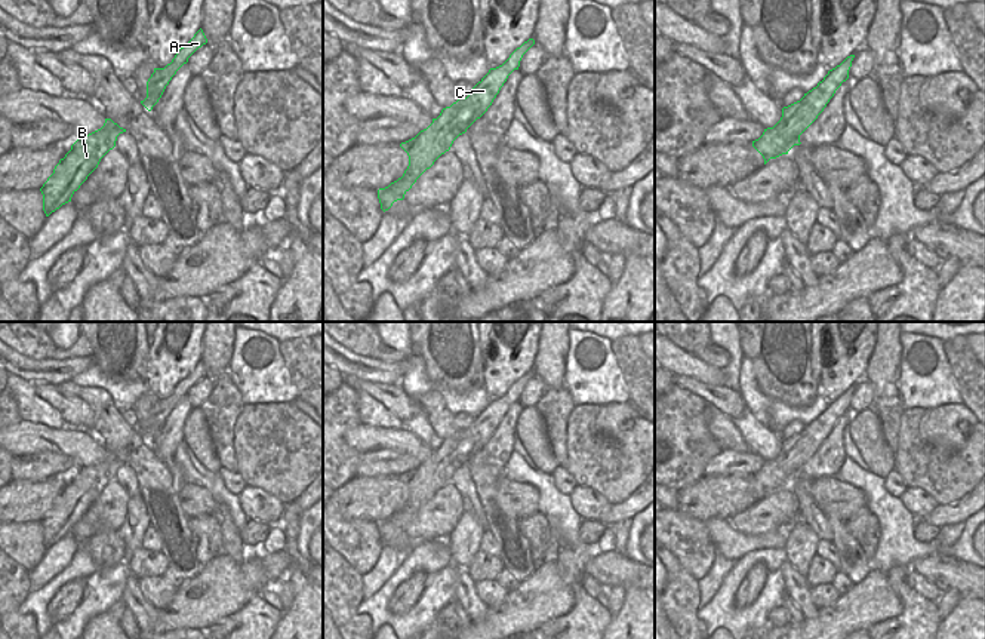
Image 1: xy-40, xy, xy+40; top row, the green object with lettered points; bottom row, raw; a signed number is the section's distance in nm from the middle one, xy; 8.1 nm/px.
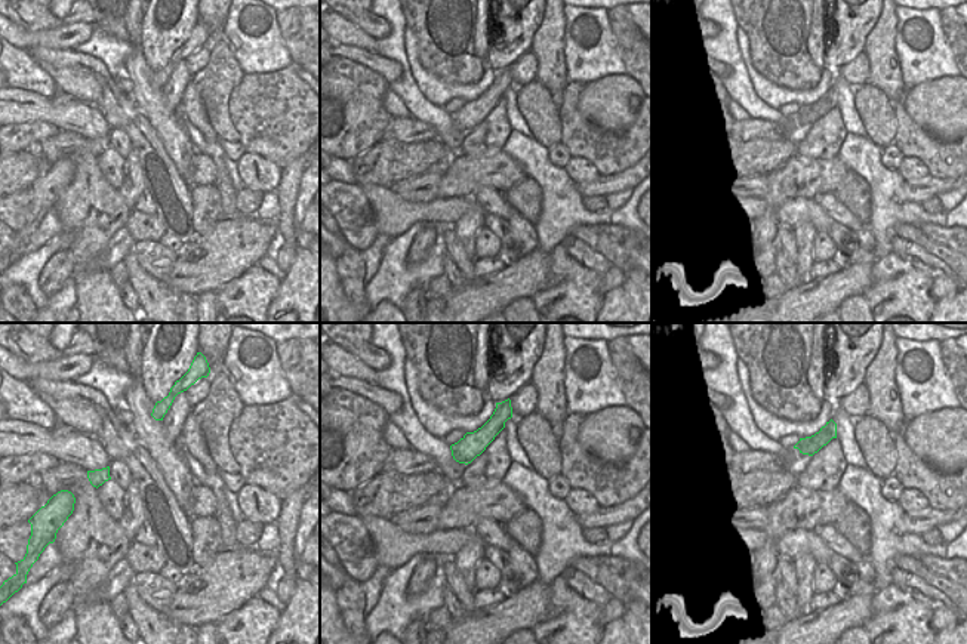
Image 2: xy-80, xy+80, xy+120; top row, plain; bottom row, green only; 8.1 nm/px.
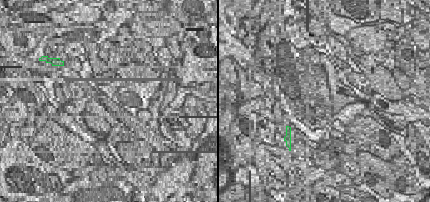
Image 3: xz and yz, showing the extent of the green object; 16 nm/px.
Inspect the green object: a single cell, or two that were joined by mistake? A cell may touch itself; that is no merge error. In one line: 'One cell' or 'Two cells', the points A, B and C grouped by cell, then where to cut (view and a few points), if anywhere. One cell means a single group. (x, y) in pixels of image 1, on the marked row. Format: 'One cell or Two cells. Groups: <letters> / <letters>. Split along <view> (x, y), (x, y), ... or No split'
One cell. Groups: A B C. No split

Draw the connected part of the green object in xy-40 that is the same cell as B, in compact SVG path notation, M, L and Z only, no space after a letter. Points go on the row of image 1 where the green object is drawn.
M111 119L101 129L79 135L71 150L55 166L53 173L40 188L46 216L71 202L73 194L98 168L101 159L116 147L117 136L126 132Z

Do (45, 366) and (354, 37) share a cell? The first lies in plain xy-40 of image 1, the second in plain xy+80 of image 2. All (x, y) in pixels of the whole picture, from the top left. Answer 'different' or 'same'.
same

